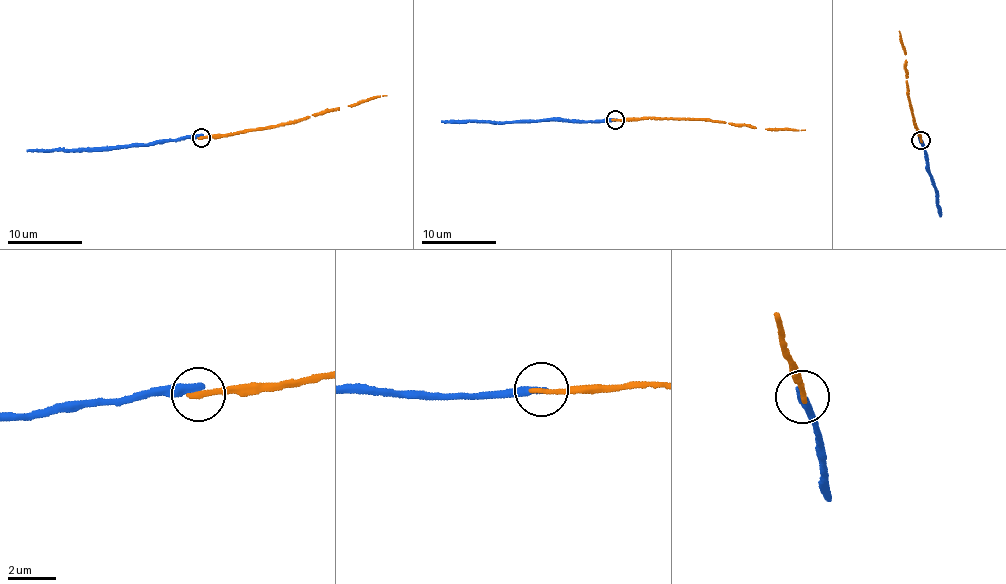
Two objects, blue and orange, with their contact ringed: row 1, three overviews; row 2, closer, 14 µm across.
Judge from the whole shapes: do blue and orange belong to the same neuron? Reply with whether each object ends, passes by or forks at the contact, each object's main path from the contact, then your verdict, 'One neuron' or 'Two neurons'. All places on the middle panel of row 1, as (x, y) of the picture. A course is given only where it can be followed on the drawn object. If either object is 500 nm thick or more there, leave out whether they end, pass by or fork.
At the ring blue ends. At the ring orange ends. Course of blue: (615, 120), (483, 123), (442, 120). Course of orange: (615, 120), (698, 117), (755, 128), (805, 129). Two neurons

